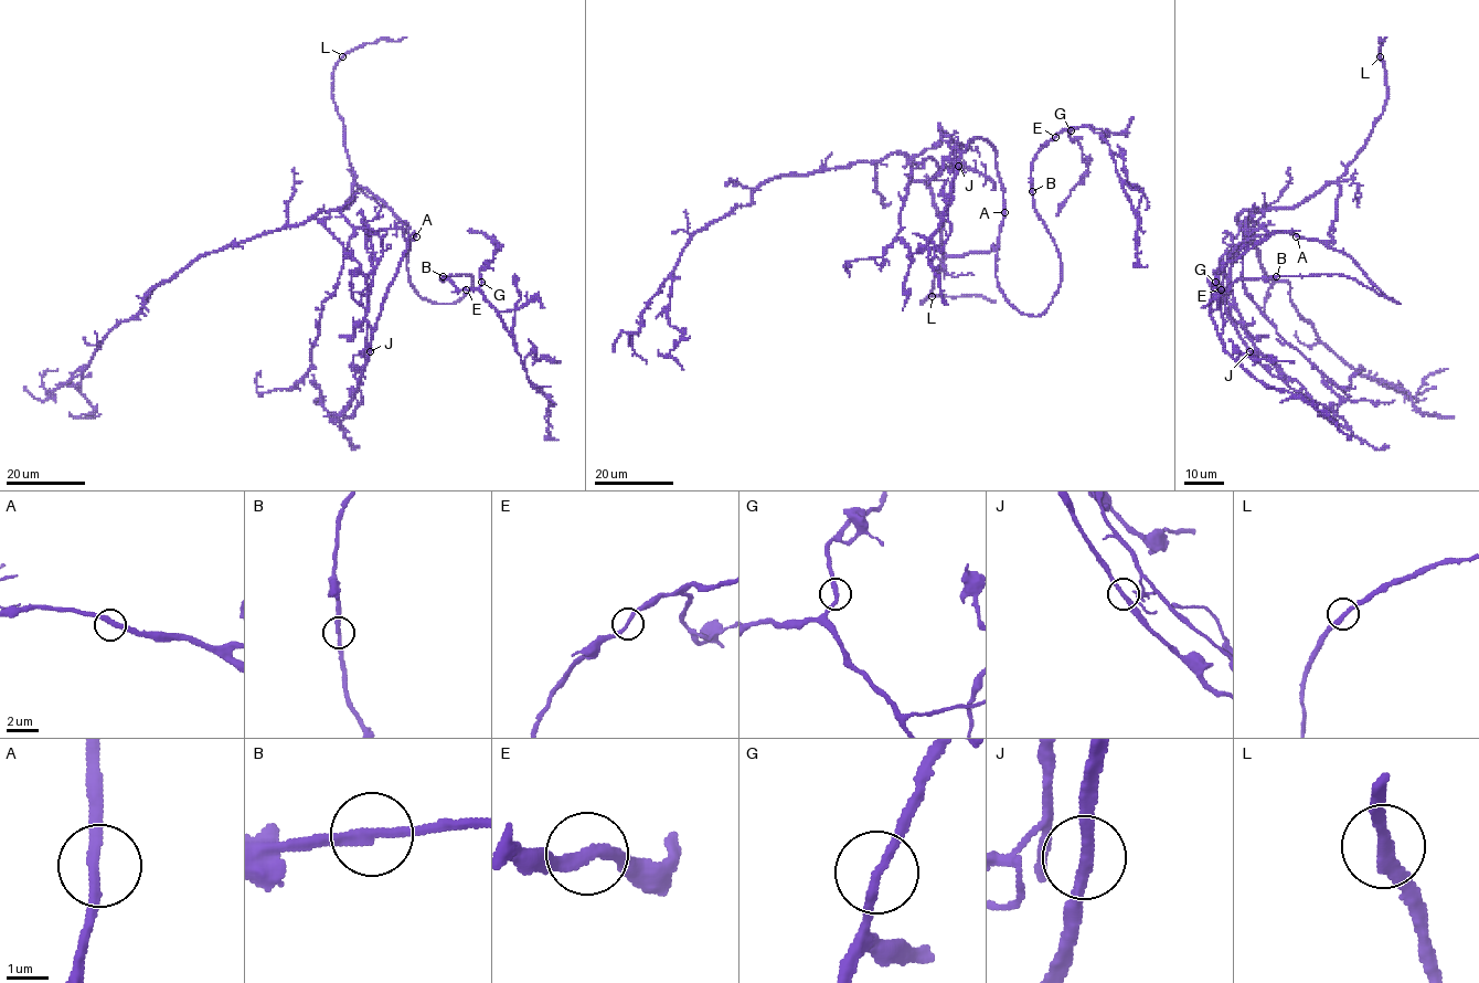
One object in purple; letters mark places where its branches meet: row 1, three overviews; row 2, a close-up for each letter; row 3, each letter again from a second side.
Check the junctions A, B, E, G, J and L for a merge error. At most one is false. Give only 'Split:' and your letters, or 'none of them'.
Split: none of them

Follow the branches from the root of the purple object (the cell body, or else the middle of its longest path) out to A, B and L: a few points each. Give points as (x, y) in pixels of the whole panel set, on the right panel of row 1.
A: (1337, 212), (1331, 224), (1331, 241), (1296, 236)
B: (1337, 212), (1331, 224), (1332, 240), (1326, 243), (1346, 253), (1380, 291), (1400, 304), (1339, 274), (1276, 276)
L: (1337, 212), (1338, 179), (1370, 137), (1387, 97), (1386, 71), (1380, 56)

